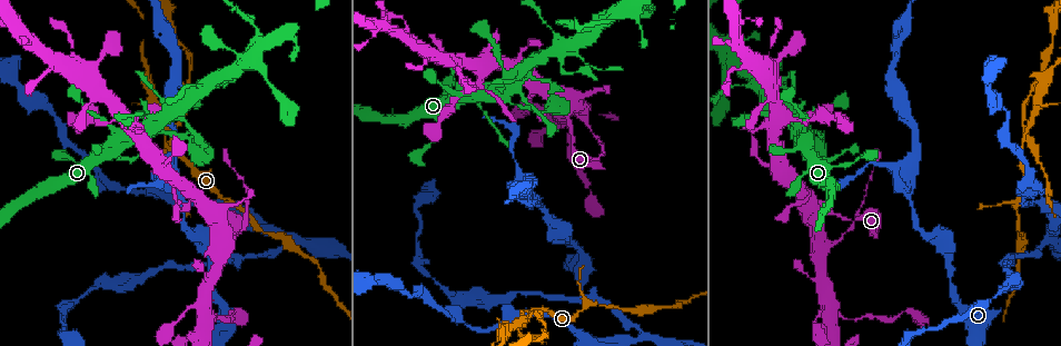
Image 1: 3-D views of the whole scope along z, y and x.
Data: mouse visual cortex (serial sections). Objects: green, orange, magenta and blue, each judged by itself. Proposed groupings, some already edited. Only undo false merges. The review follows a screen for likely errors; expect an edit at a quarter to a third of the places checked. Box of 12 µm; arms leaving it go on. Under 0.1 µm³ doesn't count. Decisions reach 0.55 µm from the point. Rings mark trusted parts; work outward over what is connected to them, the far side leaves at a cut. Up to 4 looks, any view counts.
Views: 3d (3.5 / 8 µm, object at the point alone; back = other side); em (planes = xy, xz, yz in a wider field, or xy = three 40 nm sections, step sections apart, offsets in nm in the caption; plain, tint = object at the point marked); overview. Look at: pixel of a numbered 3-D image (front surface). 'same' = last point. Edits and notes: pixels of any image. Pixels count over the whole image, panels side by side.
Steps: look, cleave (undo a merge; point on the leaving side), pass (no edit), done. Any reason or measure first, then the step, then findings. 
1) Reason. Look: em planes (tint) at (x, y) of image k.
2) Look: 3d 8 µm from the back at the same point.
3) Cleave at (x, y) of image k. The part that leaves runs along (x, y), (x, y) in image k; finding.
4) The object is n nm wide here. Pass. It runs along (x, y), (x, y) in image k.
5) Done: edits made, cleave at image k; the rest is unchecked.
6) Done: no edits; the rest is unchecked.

Abrupt turn. Look: 3d 8 µm from the back at (899, 168) of image 1.

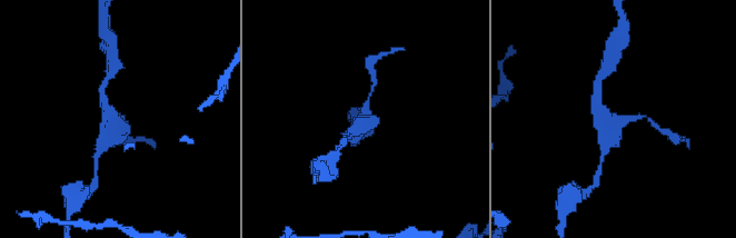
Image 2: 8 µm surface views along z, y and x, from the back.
Need the tissue. Look: em xy step 5 (tint) at (615, 125) of image 2.

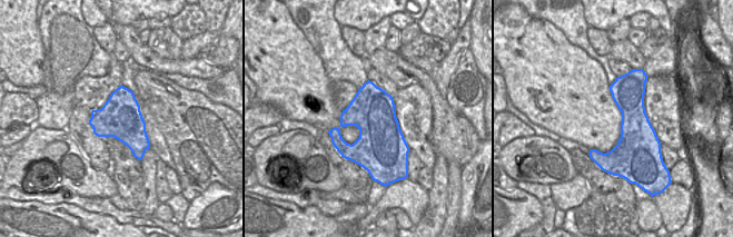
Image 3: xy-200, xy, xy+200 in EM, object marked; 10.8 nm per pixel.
Pass. It runs along (604, 150), (615, 124), (595, 100) in image 2; all the same cell.

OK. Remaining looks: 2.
Three-way junction. Look: 3d 3.5 µm at (612, 19) of image 1.

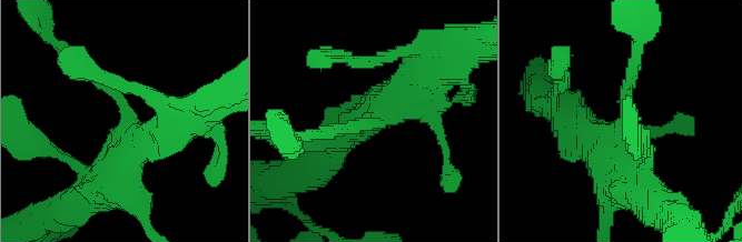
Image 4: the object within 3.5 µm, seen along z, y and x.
Shape alone is not enough. Look: em xy step 3 (tint) at (377, 120) of image 4.

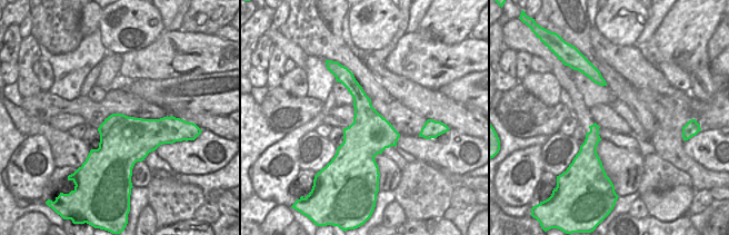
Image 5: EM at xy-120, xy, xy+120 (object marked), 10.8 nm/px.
Pass. It runs along (110, 184), (128, 110), (83, 69) in image 4; one cell here.

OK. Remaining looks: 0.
Done: no edits; the rest is unchecked.

